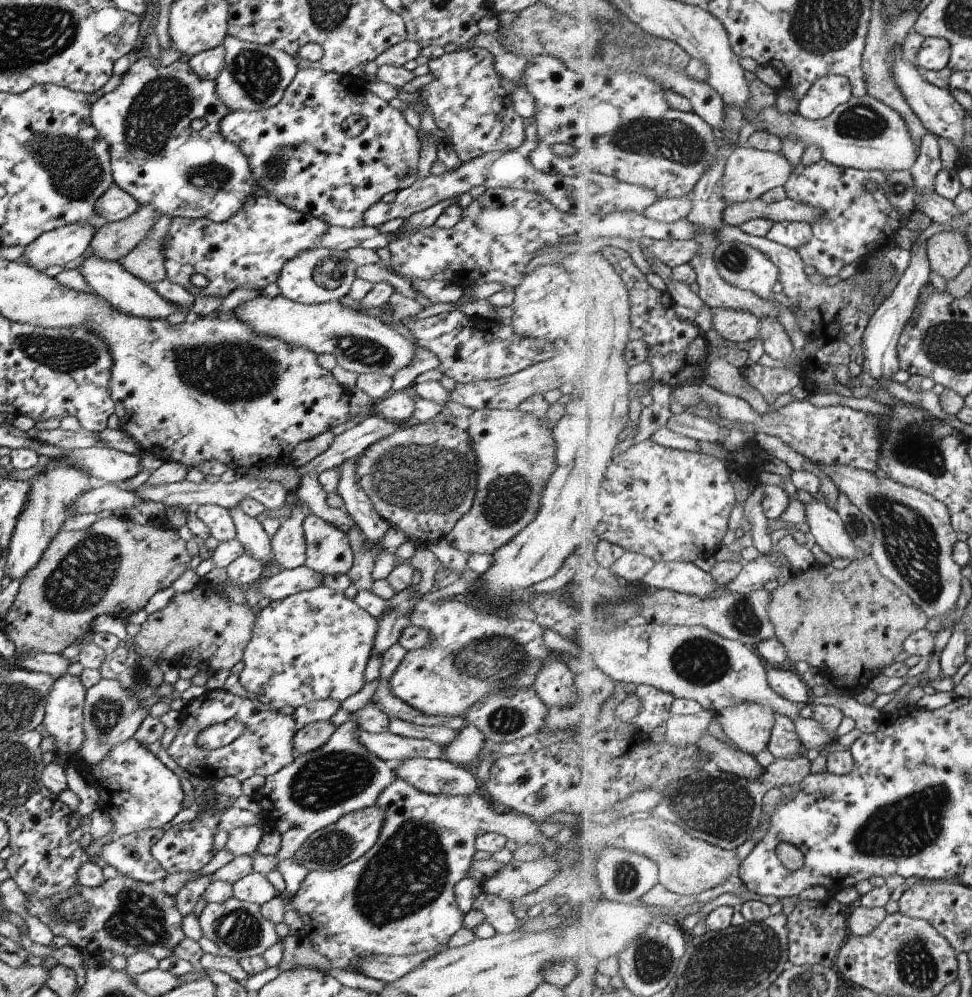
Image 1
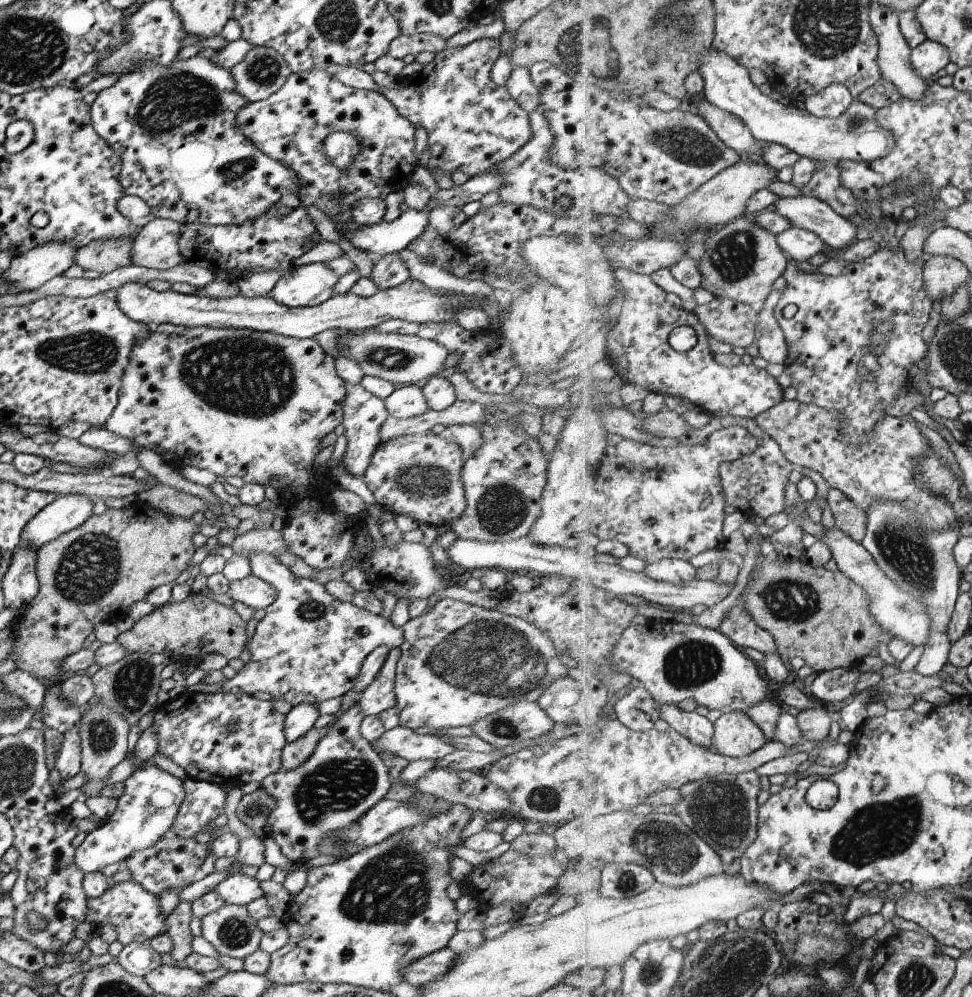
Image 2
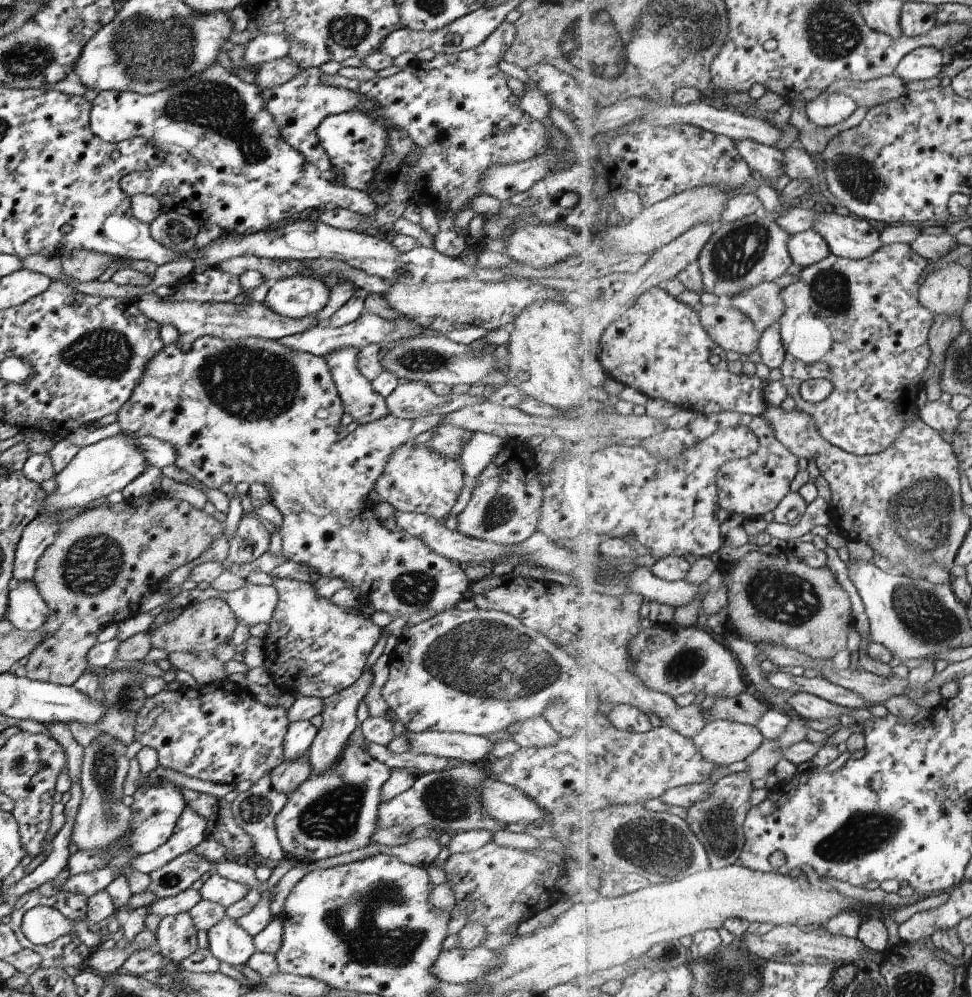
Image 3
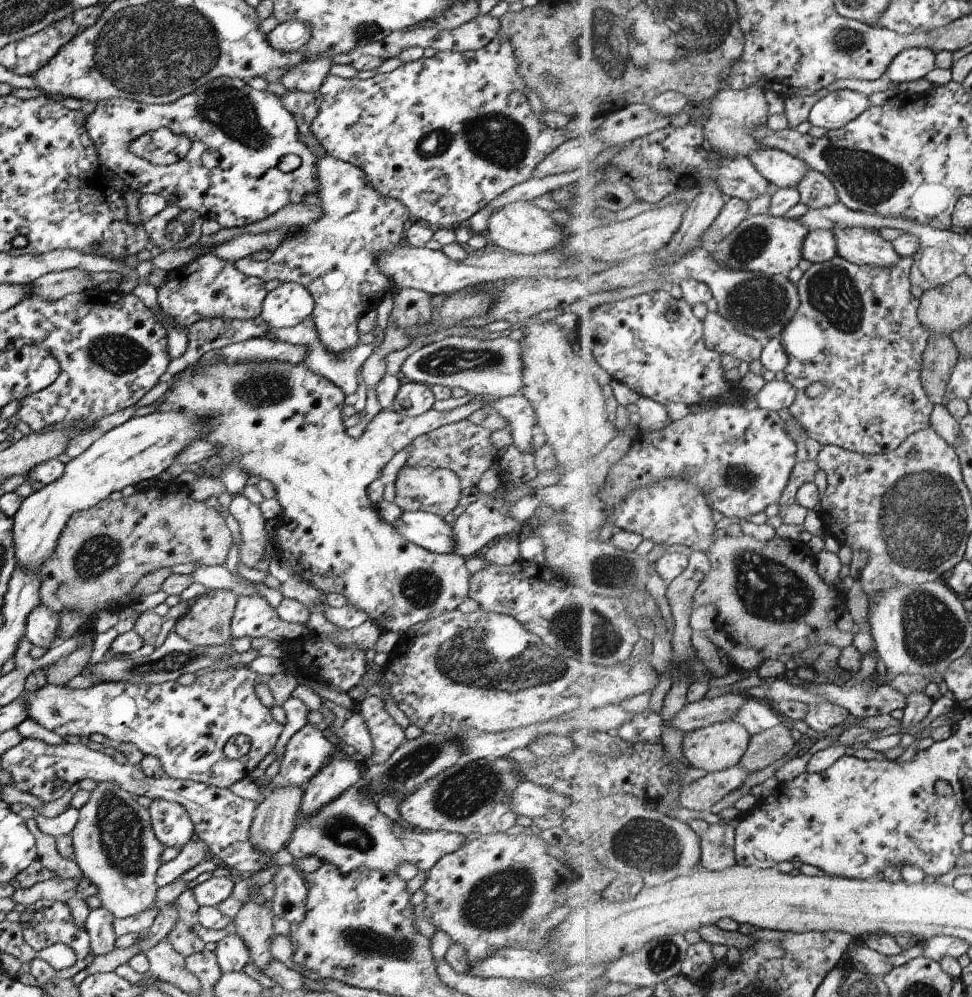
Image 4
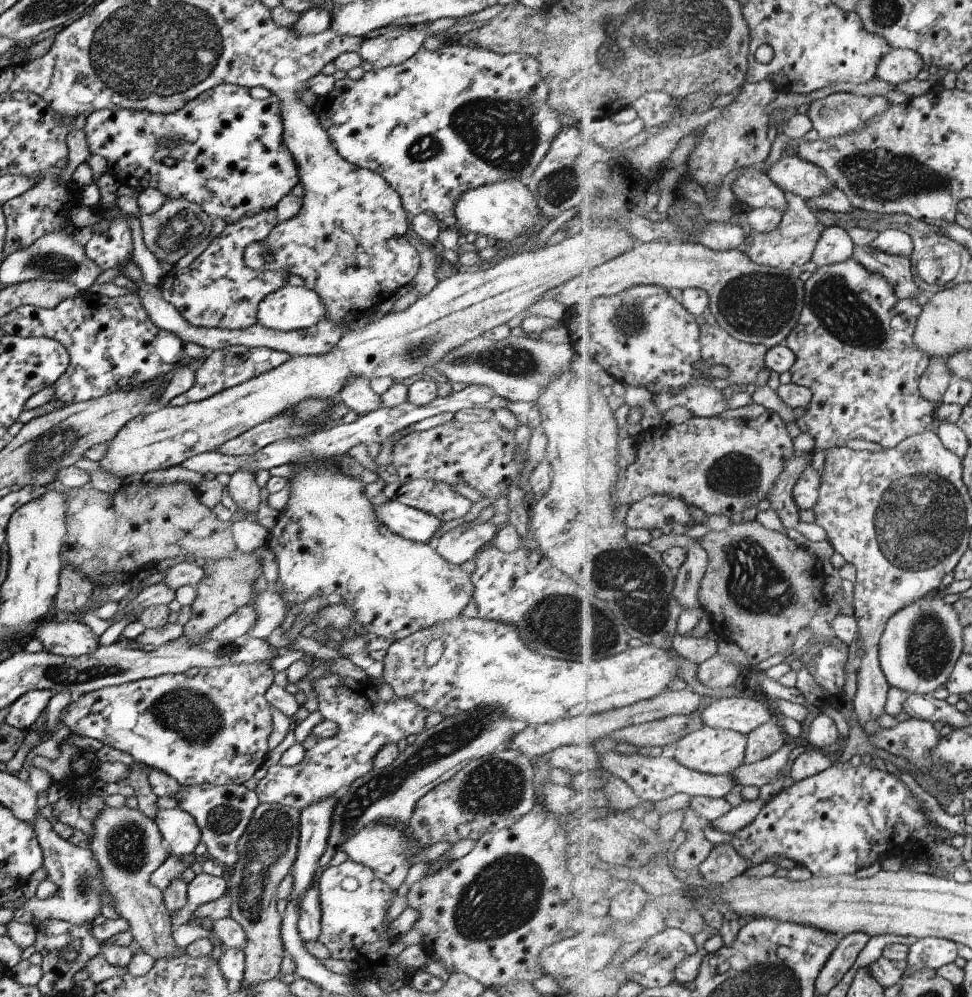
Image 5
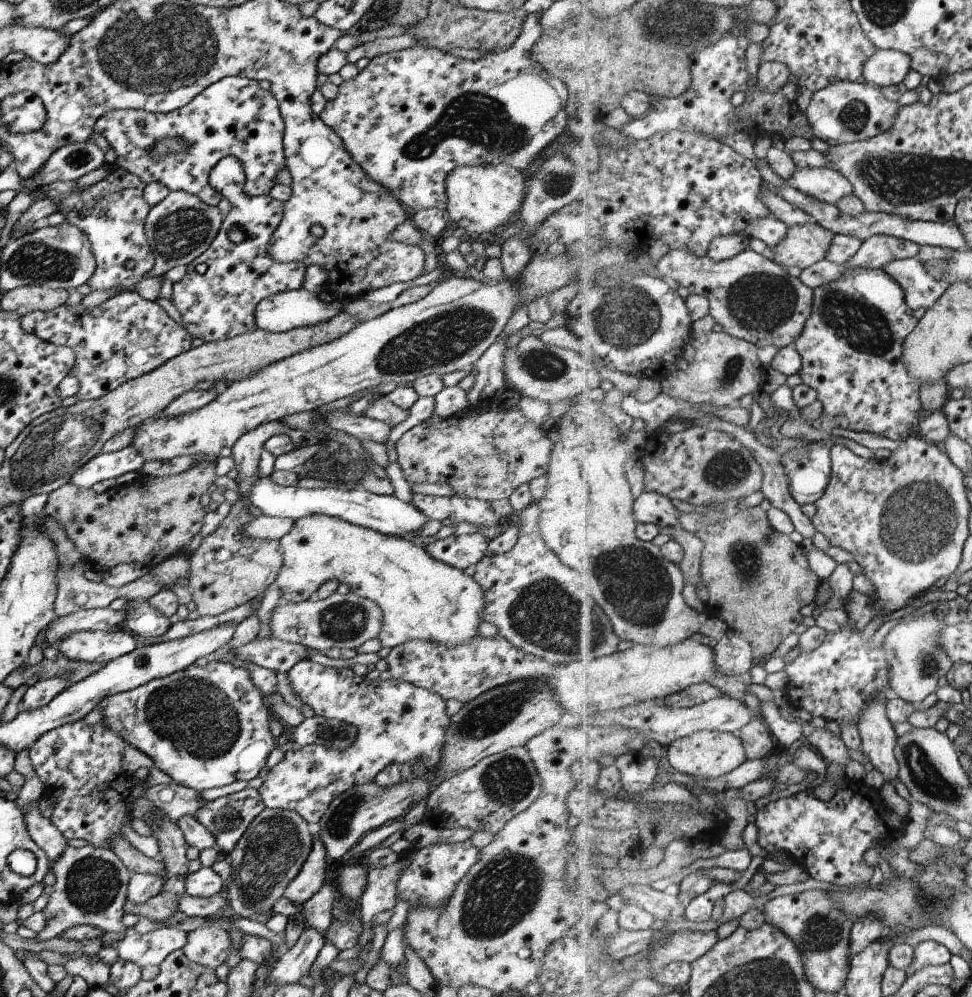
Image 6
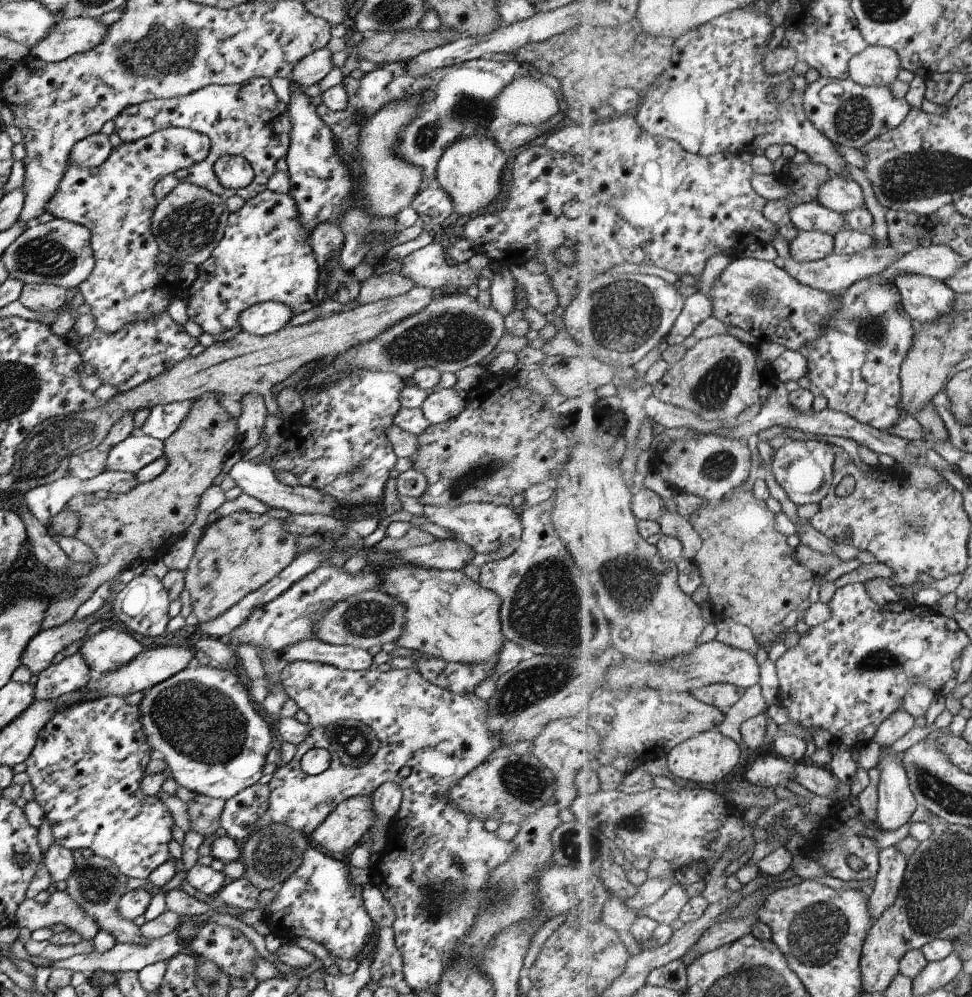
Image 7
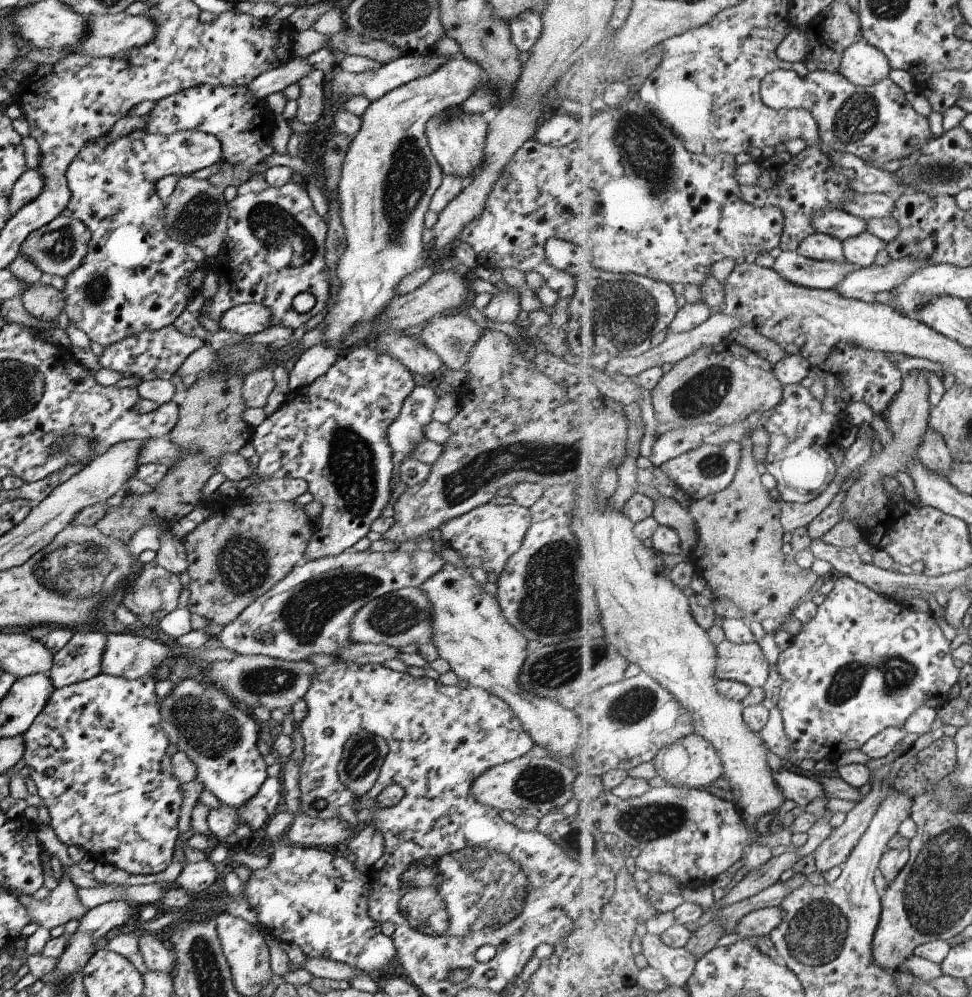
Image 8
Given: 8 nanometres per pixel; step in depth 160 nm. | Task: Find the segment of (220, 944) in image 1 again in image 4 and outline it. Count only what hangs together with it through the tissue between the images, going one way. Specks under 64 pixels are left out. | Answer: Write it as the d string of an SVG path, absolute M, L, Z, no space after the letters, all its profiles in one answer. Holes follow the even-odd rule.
M230 933L215 943L212 954L221 973L238 972L249 962L249 950L235 933Z

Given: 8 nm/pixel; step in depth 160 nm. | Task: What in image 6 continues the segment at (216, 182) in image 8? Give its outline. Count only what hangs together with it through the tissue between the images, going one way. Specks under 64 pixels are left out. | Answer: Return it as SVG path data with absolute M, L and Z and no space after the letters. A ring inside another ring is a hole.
M239 76L221 78L204 88L185 106L167 114L139 109L117 109L105 112L97 118L92 128L92 132L103 136L113 149L115 160L112 167L135 174L145 184L161 182L169 191L183 191L198 196L201 202L209 206L216 206L223 199L223 196L210 186L208 174L211 168L225 156L235 156L241 162L245 174L243 194L246 197L268 194L269 188L277 184L275 181L277 170L286 167L282 148L283 131L284 124L275 96L269 90L261 89L257 81ZM163 138L181 138L189 144L189 148L185 146L181 152L165 158L153 158L149 154L149 148L153 148L153 144Z

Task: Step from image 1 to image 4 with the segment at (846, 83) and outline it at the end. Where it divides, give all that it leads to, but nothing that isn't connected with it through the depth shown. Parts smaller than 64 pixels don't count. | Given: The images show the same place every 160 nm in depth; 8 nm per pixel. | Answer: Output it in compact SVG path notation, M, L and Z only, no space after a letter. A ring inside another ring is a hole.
M837 89L814 105L808 120L827 131L843 128L871 107L867 97L853 90Z

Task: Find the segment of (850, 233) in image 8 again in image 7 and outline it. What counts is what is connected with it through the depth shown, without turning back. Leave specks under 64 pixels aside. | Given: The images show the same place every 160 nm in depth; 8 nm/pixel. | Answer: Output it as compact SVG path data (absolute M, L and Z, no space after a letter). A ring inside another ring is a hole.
M819 201L793 208L791 219L800 232L815 230L835 236L849 228L843 214L826 208Z

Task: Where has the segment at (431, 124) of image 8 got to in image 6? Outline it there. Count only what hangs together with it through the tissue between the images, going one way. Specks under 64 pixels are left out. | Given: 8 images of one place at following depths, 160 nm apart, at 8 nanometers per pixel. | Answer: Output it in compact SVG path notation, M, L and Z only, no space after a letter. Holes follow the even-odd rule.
M509 164L459 166L445 176L445 216L466 234L492 234L515 219L524 200L526 175Z

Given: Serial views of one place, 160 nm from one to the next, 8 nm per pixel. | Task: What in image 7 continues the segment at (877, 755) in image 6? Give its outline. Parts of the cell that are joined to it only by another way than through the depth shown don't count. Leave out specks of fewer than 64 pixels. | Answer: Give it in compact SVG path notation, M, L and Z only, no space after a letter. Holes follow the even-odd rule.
M887 754L878 762L880 769L879 813L880 830L892 831L911 822L911 816L920 806L913 795L910 779L903 760Z

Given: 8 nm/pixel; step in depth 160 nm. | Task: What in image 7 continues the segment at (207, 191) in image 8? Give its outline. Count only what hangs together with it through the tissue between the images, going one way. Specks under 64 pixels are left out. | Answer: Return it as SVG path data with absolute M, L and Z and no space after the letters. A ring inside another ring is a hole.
M181 182L155 206L150 222L151 234L161 252L197 268L211 256L221 241L228 214L227 206L217 194L211 194L195 184Z

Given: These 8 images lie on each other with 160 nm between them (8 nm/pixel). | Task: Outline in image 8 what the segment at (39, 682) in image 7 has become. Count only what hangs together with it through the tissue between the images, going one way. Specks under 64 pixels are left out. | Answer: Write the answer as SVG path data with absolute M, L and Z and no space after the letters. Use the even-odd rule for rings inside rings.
M76 630L67 644L52 655L48 676L53 689L59 689L100 673L107 634L95 630Z

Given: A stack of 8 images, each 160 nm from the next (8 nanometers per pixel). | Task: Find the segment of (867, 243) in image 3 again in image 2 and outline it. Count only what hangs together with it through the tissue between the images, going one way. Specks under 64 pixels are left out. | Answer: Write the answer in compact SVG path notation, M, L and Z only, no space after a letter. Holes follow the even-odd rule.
M800 195L783 198L776 203L774 211L788 219L794 227L817 234L829 251L847 249L858 236L858 226L817 197Z

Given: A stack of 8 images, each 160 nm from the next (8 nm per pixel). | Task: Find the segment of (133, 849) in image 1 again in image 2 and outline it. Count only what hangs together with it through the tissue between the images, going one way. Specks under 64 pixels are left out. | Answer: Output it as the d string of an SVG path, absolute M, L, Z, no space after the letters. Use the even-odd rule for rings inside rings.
M169 828L149 848L133 851L129 858L125 858L120 867L129 870L131 881L159 898L159 894L163 890L189 886L199 874L199 866L207 854L206 851L206 845L197 843L192 838L177 836Z

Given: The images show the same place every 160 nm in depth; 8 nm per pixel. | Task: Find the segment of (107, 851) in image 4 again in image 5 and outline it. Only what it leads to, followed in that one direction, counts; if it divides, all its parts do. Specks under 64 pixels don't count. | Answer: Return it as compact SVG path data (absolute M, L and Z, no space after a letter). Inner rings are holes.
M105 805L90 822L93 836L89 838L87 847L101 872L105 894L113 898L110 906L115 914L128 923L134 945L138 945L153 961L183 954L184 949L175 944L174 928L170 924L169 912L162 902L162 892L149 884L151 872L169 856L154 820L143 816L137 808L109 808Z

